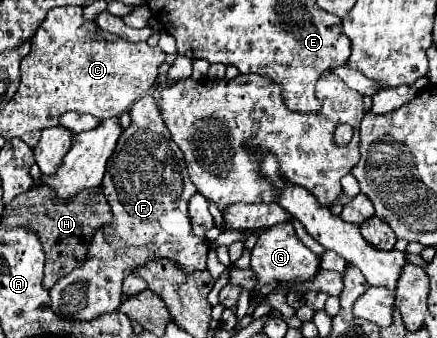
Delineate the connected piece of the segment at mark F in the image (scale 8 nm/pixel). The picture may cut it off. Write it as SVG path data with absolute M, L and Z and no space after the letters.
M152 96L138 100L130 110L130 118L132 118L132 124L120 134L116 150L110 156L110 162L106 166L106 174L102 180L102 190L112 208L114 220L92 236L88 252L86 252L86 260L82 262L82 266L62 276L62 280L58 280L54 288L50 290L52 310L56 314L62 314L62 318L90 320L90 318L96 318L98 314L118 310L118 306L122 304L122 280L134 274L140 266L146 266L150 260L162 260L162 258L172 260L174 264L178 264L178 268L184 274L206 270L208 242L198 238L192 232L190 218L188 218L188 200L192 198L192 194L196 194L196 190L186 174L182 150L178 150L178 146L172 142L166 126L162 126L162 118L158 114L158 106Z

